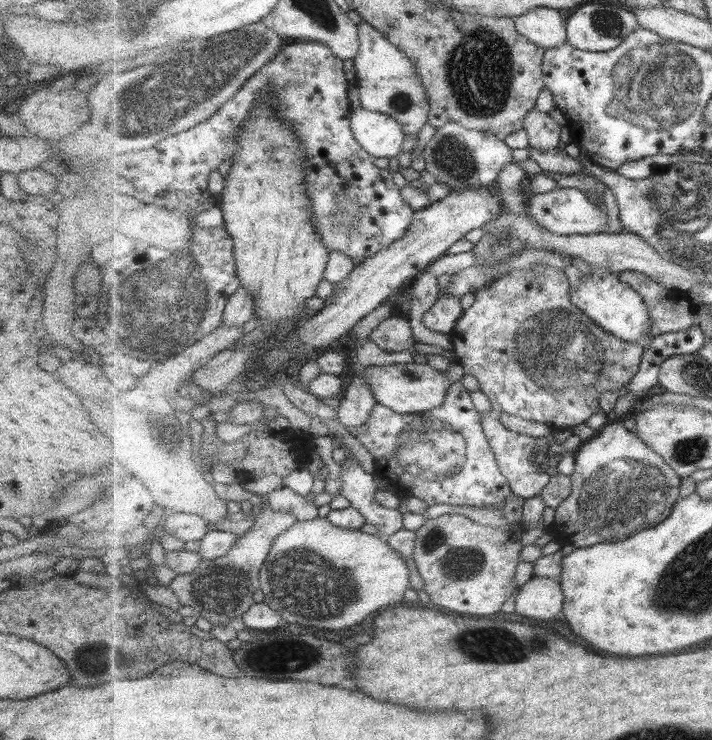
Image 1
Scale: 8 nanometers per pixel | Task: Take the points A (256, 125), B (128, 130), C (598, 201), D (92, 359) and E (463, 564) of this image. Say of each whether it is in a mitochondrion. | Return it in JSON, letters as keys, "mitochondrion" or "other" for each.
{"A":"mitochondrion","B":"mitochondrion","C":"other","D":"other","E":"mitochondrion"}

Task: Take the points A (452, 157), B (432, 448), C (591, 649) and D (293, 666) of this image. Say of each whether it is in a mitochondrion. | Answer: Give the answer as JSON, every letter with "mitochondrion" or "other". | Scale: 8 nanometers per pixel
{"A":"mitochondrion","B":"mitochondrion","C":"other","D":"mitochondrion"}

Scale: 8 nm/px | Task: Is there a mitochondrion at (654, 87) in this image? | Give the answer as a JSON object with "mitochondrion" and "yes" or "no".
{"mitochondrion":"yes"}

